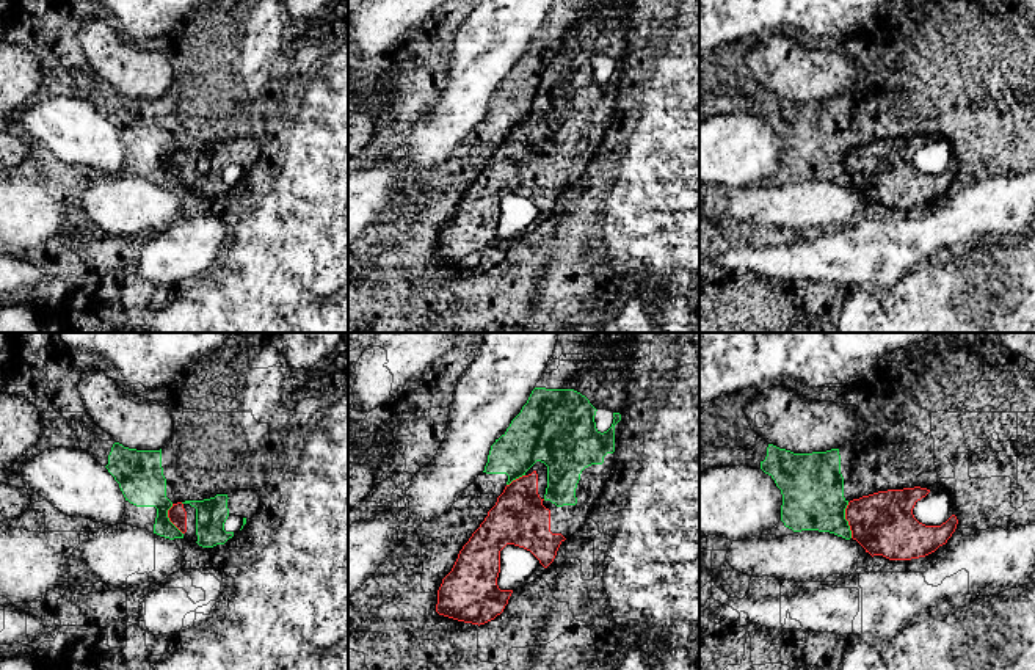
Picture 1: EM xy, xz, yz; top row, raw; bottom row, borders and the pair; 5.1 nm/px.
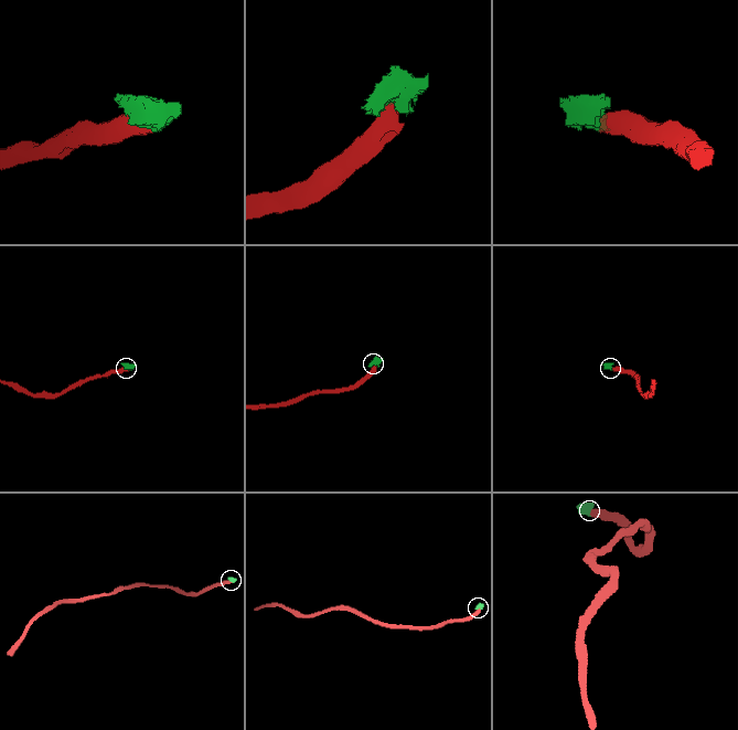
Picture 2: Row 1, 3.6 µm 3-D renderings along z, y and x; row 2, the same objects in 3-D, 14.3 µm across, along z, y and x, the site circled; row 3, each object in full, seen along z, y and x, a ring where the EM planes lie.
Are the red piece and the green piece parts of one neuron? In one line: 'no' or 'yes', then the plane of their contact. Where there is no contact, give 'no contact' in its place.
yes; contact in yz

